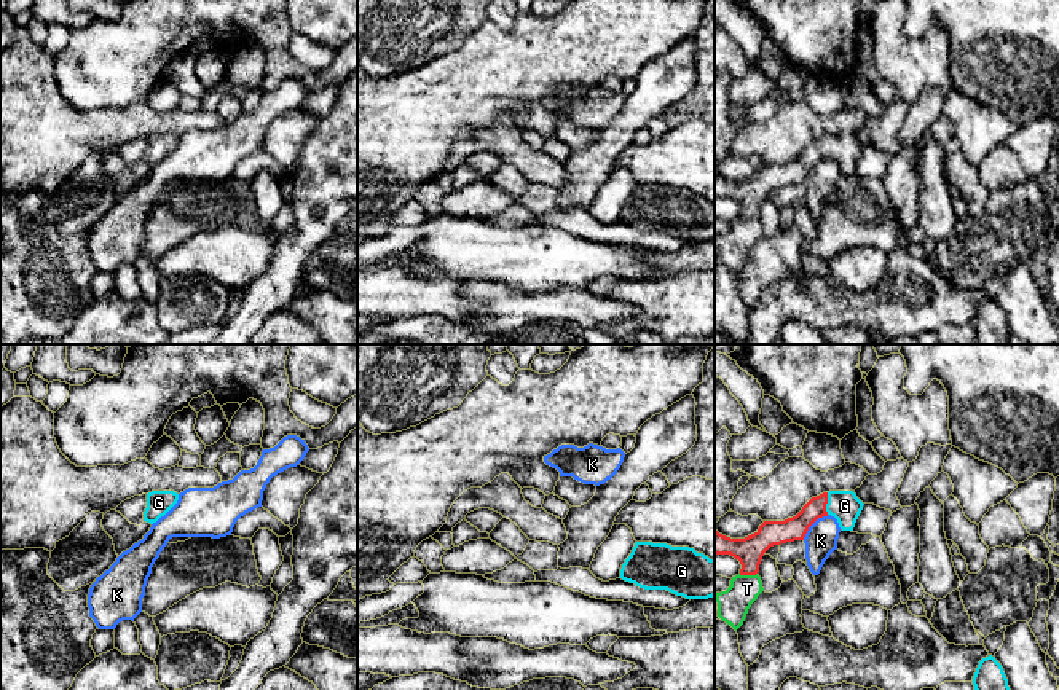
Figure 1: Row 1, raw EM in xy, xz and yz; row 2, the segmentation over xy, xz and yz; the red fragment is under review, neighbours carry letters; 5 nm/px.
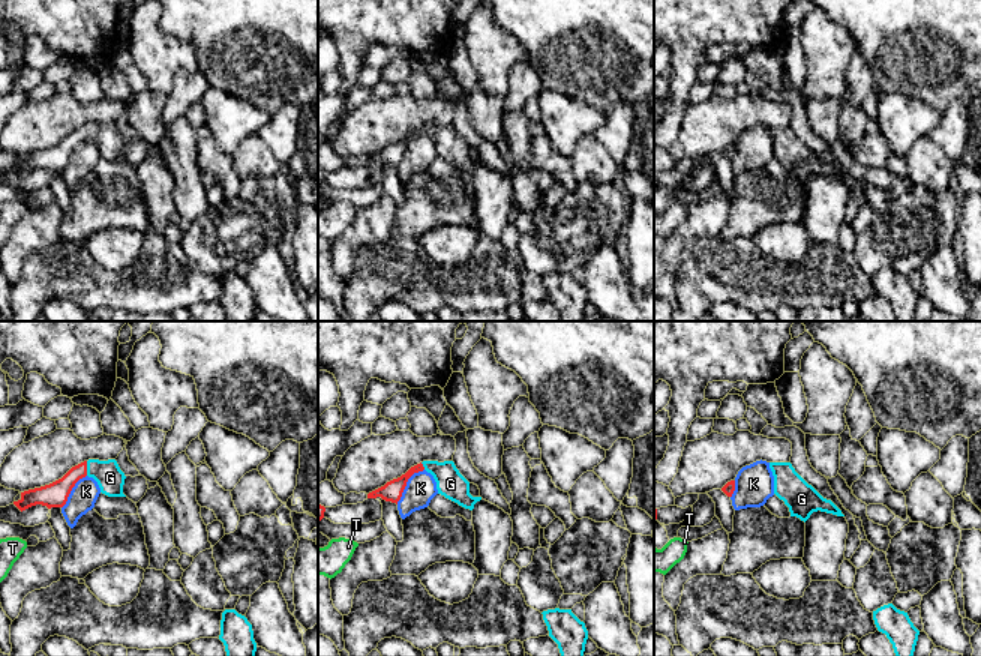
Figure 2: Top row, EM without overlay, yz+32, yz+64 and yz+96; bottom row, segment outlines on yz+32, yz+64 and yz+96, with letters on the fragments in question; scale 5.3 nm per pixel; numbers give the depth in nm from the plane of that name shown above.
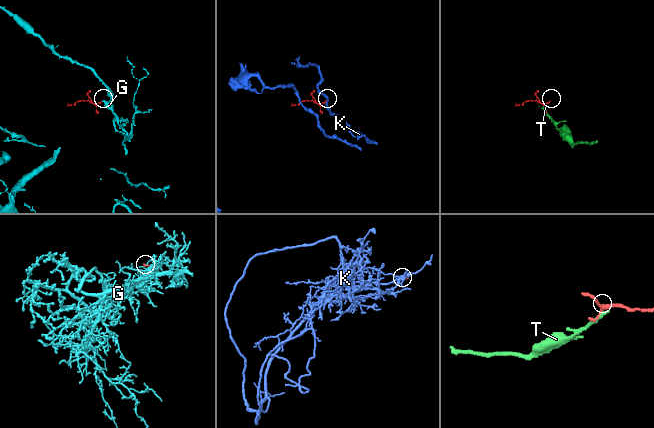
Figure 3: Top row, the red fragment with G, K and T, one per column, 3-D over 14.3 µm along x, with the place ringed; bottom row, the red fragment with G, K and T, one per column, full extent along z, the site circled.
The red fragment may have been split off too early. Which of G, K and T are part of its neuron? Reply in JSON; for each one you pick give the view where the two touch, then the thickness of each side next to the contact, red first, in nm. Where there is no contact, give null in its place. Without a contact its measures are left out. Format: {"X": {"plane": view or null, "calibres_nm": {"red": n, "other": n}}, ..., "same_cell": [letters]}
{"G": {"plane": "yz", "calibres_nm": {"red": 120, "other": 160}}, "same_cell": ["G"]}

